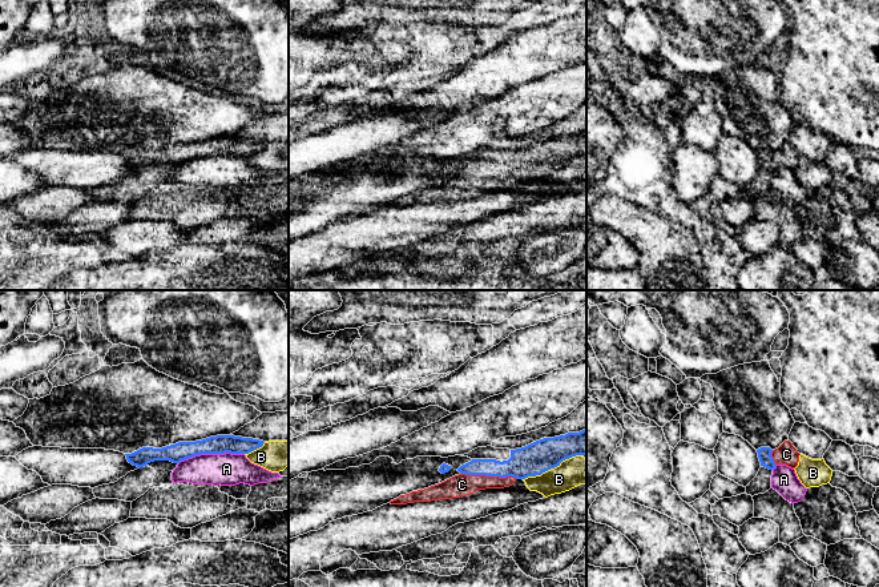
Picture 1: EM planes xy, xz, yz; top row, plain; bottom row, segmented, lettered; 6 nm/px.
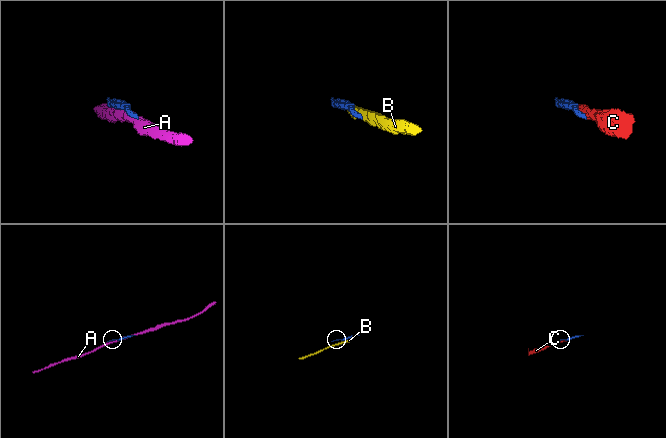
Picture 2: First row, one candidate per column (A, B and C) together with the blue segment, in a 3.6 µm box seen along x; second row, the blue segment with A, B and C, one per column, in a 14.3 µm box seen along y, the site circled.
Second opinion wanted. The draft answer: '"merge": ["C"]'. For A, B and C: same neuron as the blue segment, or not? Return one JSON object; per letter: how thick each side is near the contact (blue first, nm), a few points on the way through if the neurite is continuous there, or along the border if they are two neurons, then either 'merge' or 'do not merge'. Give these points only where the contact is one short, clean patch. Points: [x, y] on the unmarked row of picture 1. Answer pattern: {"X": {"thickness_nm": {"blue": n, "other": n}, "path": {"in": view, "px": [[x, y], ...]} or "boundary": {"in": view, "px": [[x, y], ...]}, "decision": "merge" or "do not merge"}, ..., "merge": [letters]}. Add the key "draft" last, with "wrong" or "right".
{"A": {"thickness_nm": {"blue": 110, "other": 190}, "decision": "do not merge"}, "B": {"thickness_nm": {"blue": 190, "other": 170}, "boundary": {"in": "xz", "px": [[580, 156], [565, 160], [556, 168], [523, 181]]}, "decision": "do not merge"}, "C": {"thickness_nm": {"blue": 180, "other": 140}, "decision": "merge"}, "merge": ["C"], "draft": "right"}

